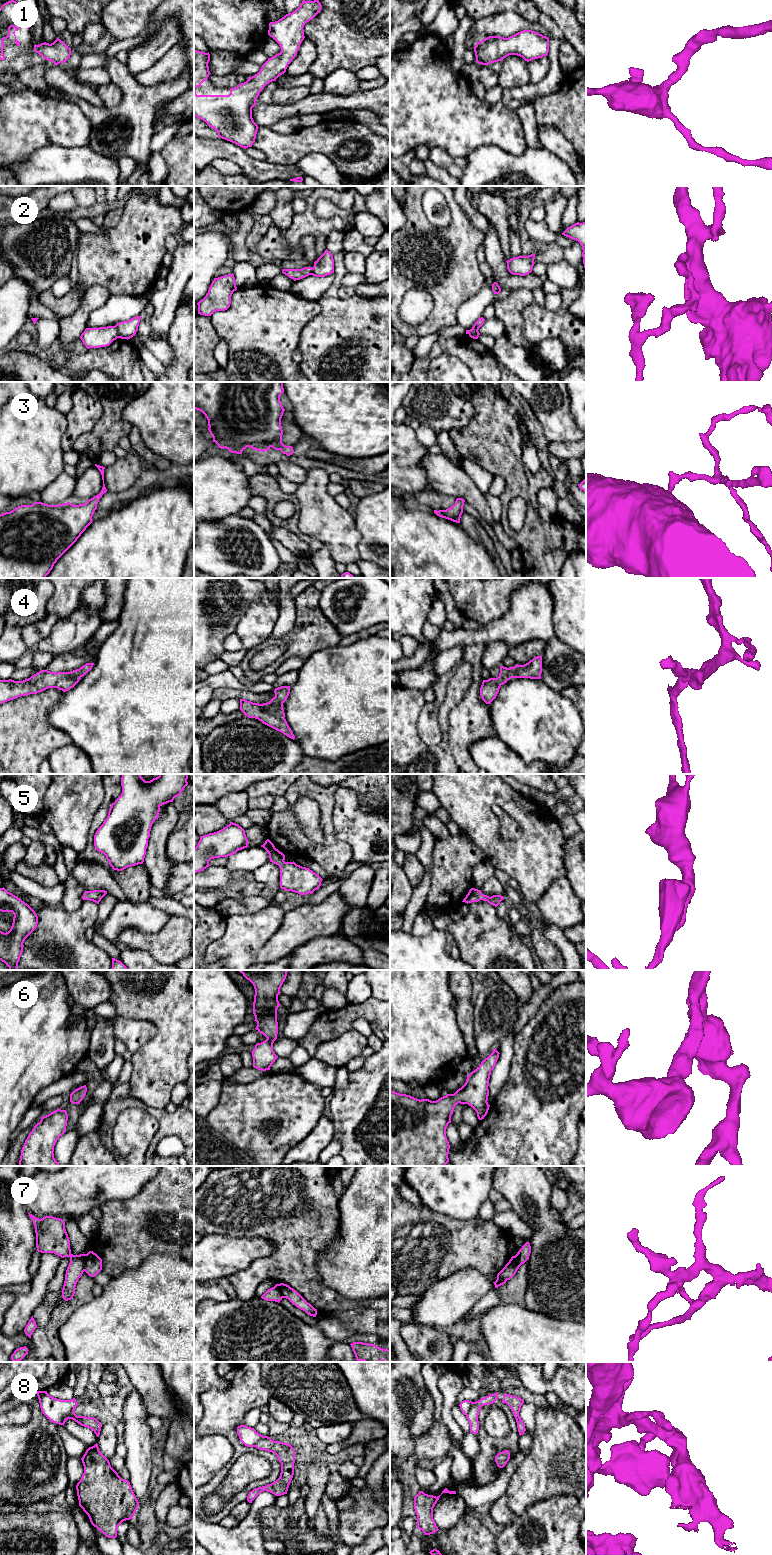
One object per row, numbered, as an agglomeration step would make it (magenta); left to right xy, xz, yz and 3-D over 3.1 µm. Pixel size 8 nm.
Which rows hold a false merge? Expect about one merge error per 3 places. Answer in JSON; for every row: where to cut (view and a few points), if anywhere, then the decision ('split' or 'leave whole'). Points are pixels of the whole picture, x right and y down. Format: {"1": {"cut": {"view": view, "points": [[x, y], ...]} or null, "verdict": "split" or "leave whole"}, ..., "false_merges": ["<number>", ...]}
{"1": {"cut": null, "verdict": "leave whole"}, "2": {"cut": {"view": "xy", "points": [[114, 326], [119, 337]]}, "verdict": "split"}, "3": {"cut": null, "verdict": "leave whole"}, "4": {"cut": null, "verdict": "leave whole"}, "5": {"cut": null, "verdict": "leave whole"}, "6": {"cut": null, "verdict": "leave whole"}, "7": {"cut": {"view": "xy", "points": [[86, 1254], [83, 1270]]}, "verdict": "split"}, "8": {"cut": {"view": "xy", "points": [[73, 1411], [69, 1412], [58, 1423]]}, "verdict": "split"}, "false_merges": ["2", "7", "8"]}

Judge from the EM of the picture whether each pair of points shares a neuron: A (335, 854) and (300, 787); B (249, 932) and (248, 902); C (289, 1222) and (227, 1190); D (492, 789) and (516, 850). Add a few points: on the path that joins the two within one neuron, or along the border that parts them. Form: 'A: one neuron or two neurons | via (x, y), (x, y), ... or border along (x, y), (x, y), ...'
A: one neuron | via (329, 835), (326, 825), (326, 804), (319, 797)
B: two neurons | border along (270, 903), (255, 912), (248, 913)
C: one neuron | via (274, 1207), (266, 1199), (242, 1199)
D: one neuron | via (486, 806), (486, 829), (499, 842)

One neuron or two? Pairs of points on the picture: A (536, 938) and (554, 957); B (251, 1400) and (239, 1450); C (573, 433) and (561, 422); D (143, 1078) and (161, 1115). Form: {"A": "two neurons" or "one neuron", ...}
{"A": "one neuron", "B": "one neuron", "C": "one neuron", "D": "two neurons"}

